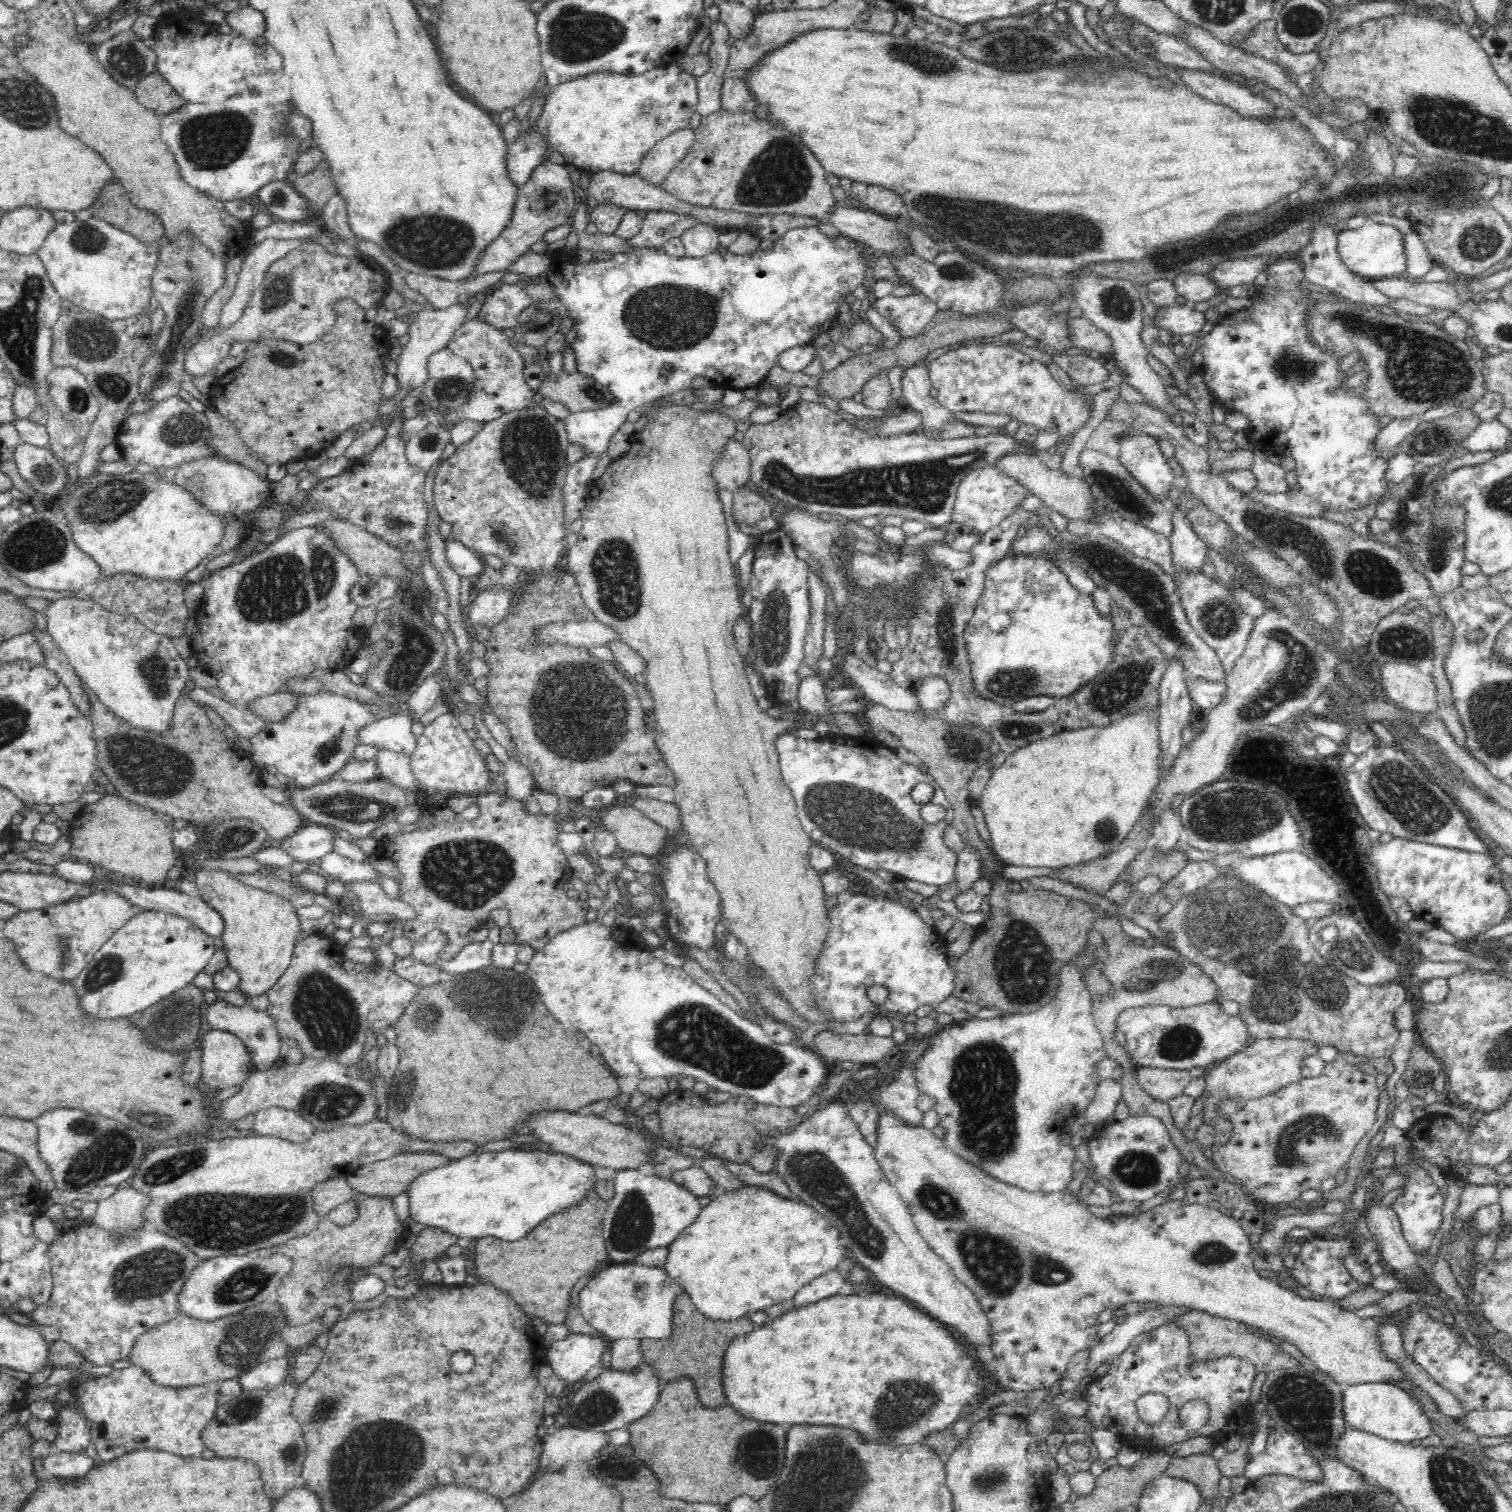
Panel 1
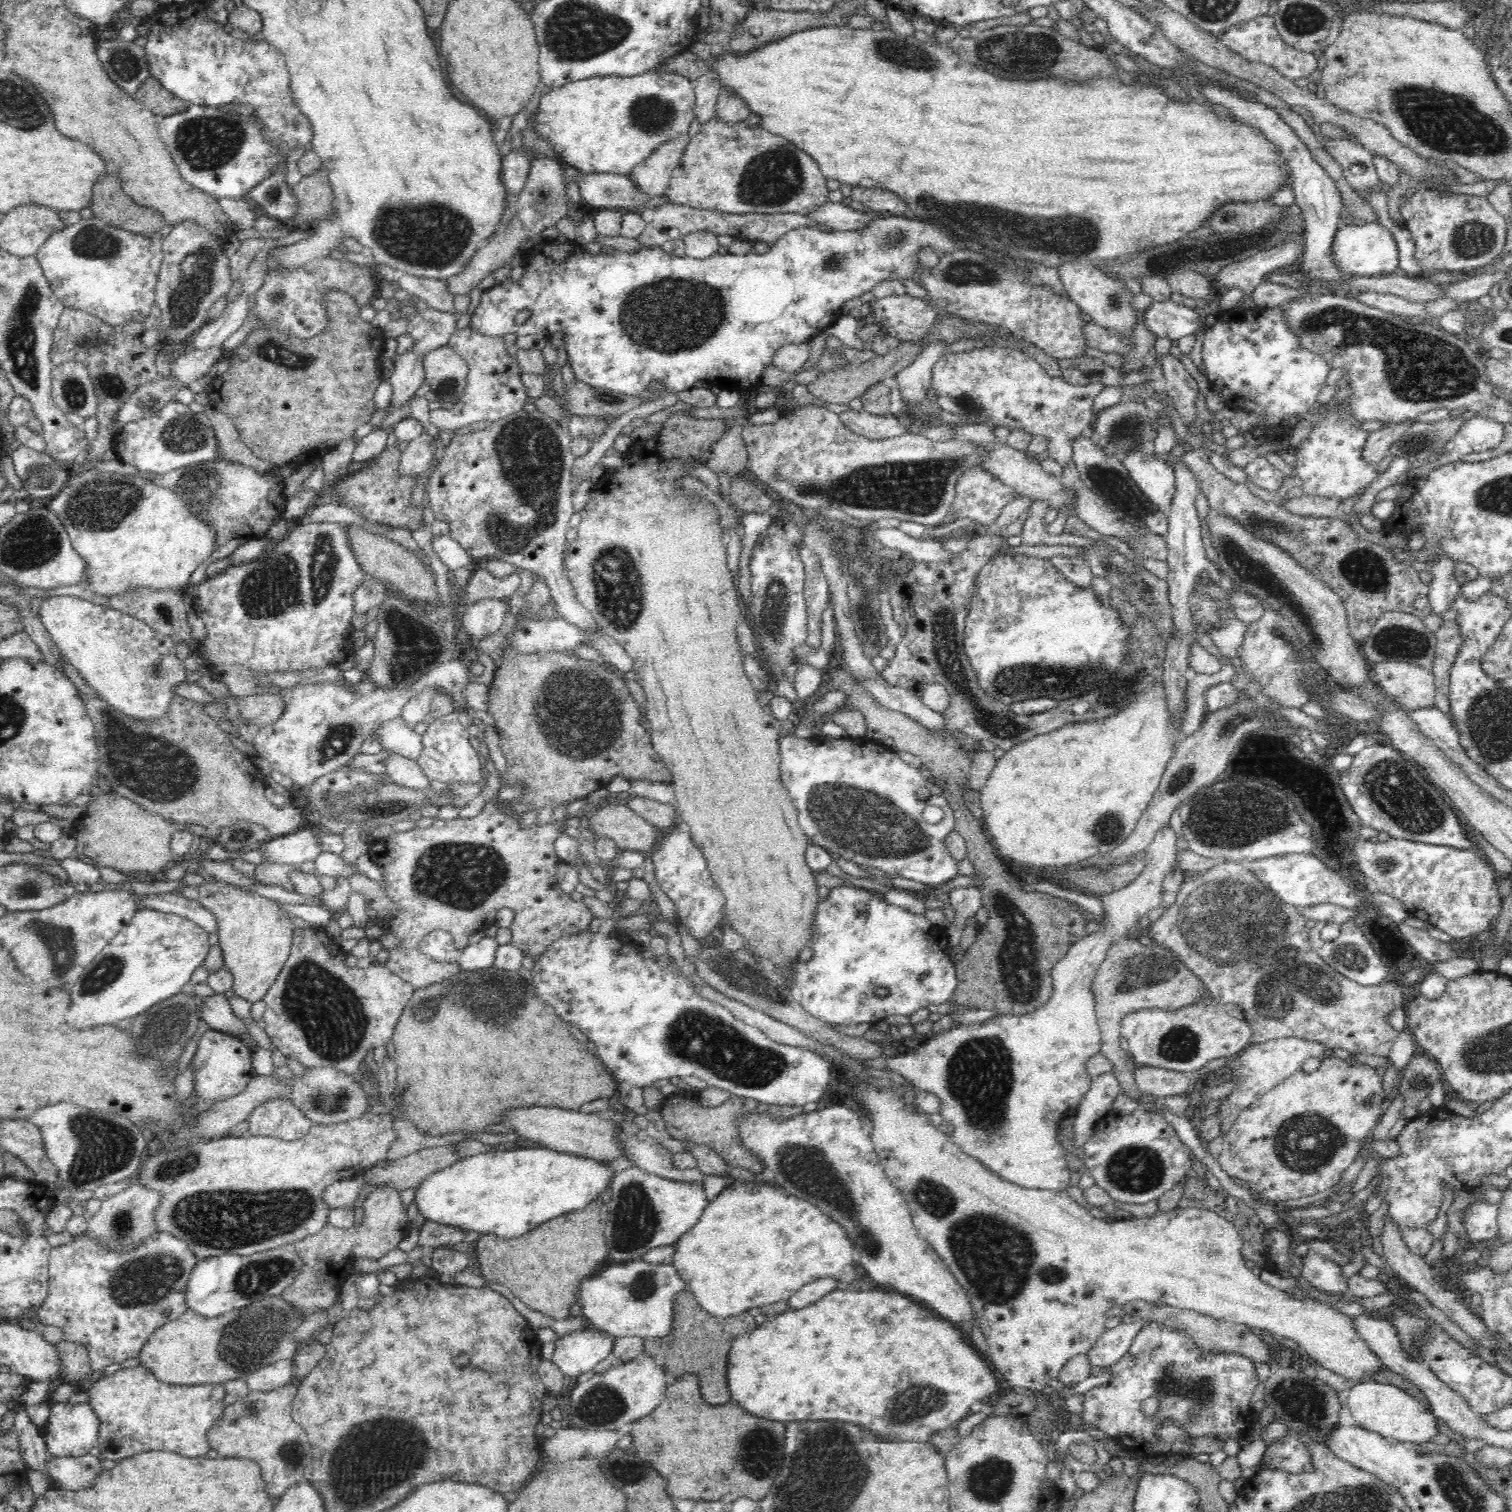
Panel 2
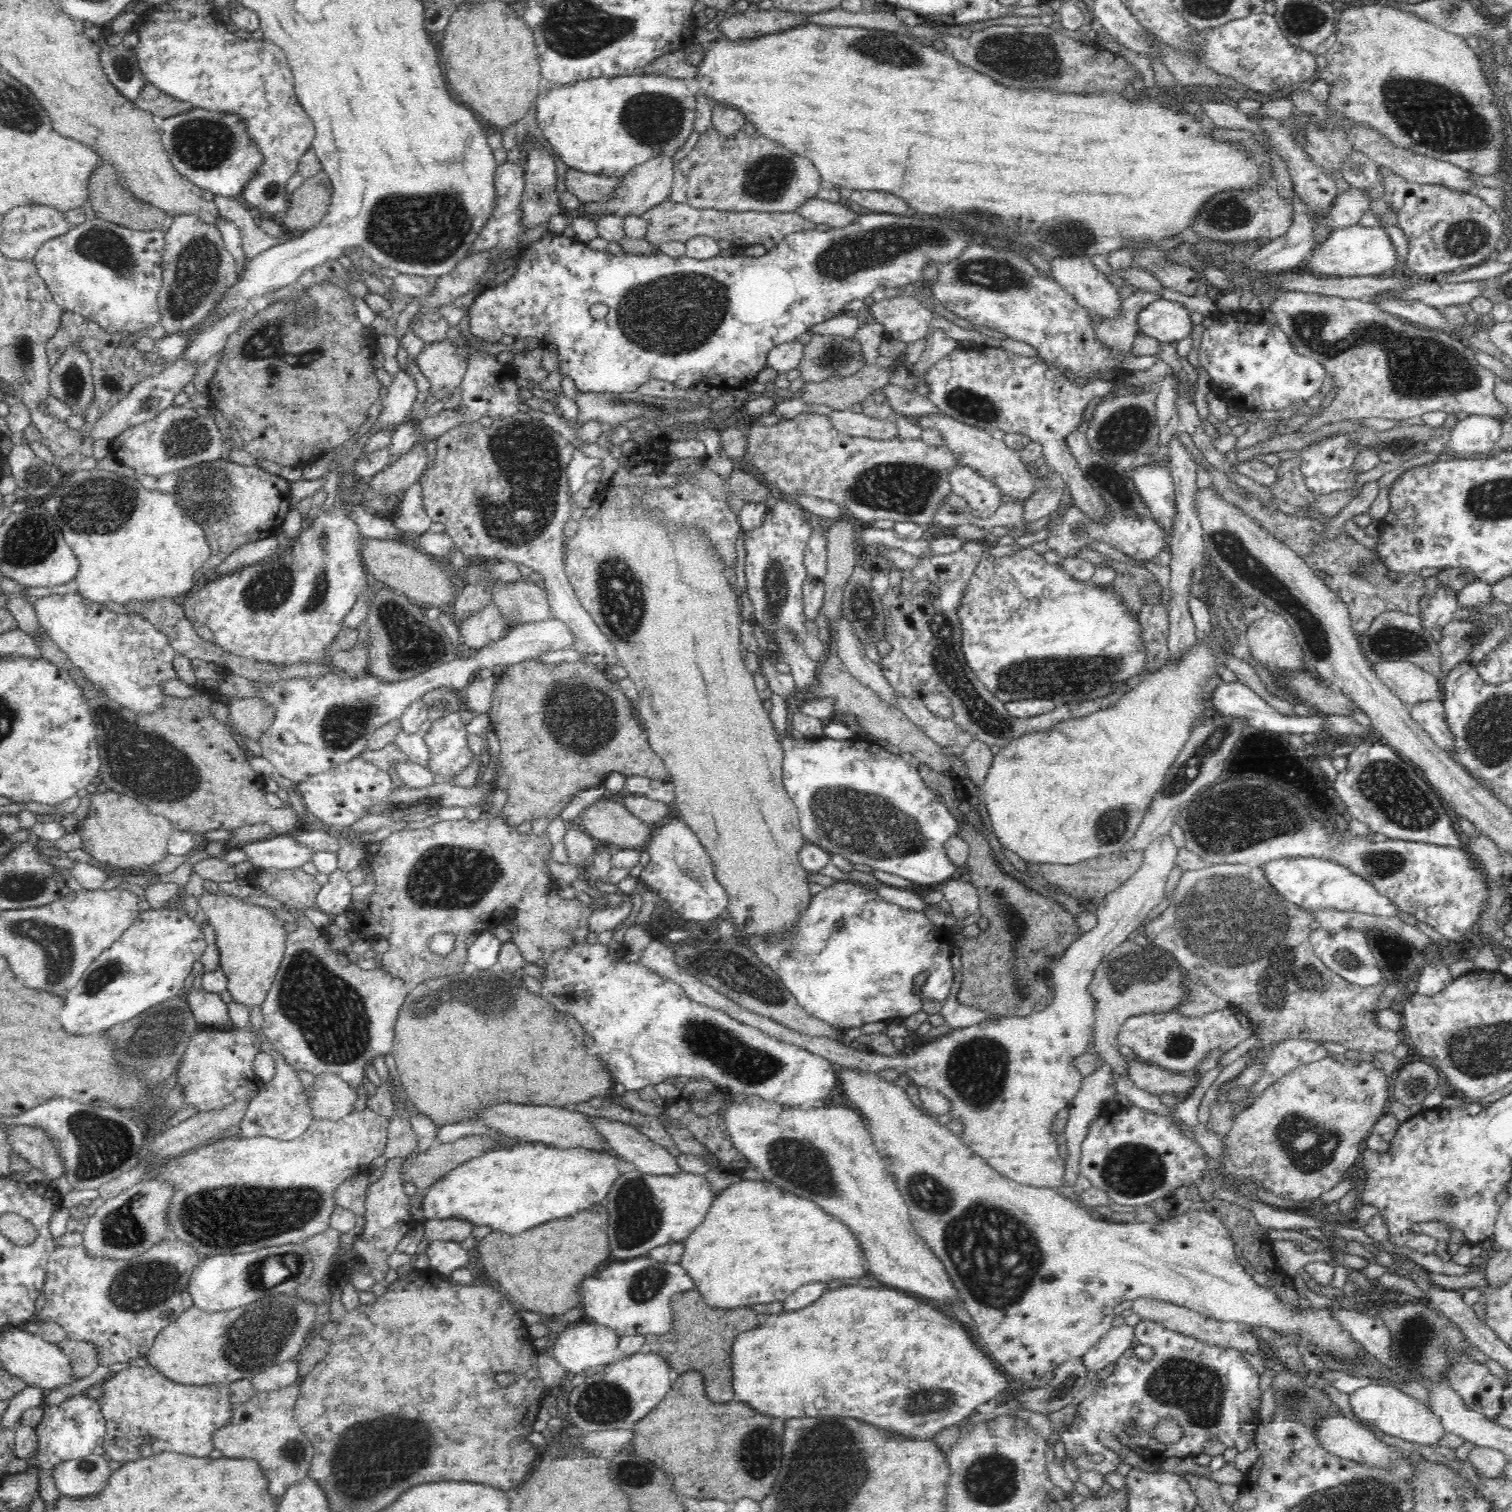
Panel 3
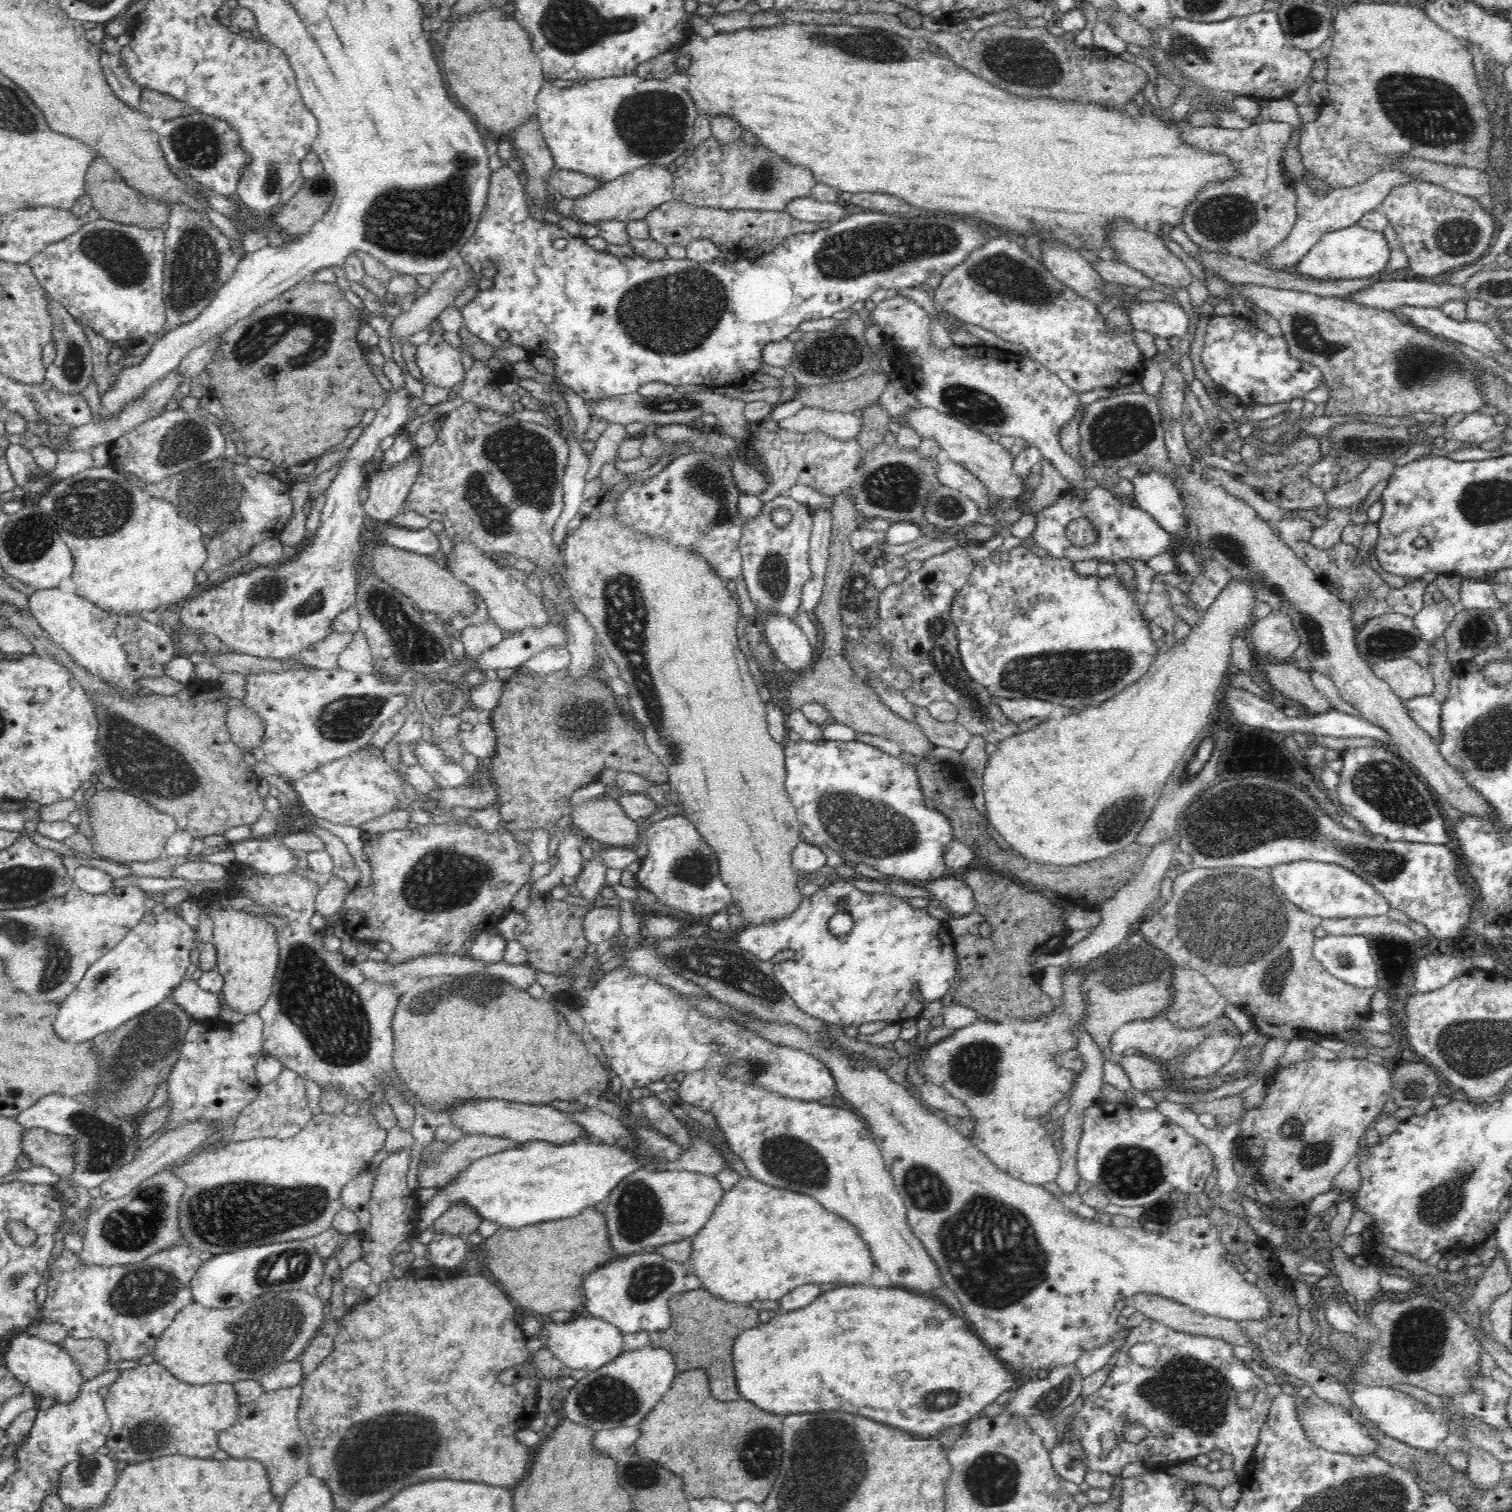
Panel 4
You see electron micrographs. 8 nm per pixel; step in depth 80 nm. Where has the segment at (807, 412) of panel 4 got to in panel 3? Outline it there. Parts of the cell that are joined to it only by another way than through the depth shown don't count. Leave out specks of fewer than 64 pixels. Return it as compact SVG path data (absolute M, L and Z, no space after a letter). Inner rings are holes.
M852 410L833 411L835 428L849 436L864 436L873 440L892 440L898 437L898 426L888 419L872 418Z

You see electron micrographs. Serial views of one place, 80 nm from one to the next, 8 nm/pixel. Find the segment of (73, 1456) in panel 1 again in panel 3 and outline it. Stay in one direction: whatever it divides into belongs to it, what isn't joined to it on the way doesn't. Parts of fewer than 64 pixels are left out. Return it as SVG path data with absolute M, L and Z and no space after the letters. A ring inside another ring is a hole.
M92 1453L84 1458L55 1464L51 1471L58 1492L71 1497L85 1497L100 1492L111 1471L108 1461L105 1455Z

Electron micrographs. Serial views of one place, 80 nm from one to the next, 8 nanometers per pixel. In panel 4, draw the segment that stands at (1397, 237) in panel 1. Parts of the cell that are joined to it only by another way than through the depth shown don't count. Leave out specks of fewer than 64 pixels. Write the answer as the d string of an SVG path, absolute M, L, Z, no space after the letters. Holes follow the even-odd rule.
M1354 225L1323 234L1308 254L1296 264L1296 271L1300 275L1317 279L1376 278L1388 266L1388 262L1390 262L1390 248L1384 233Z

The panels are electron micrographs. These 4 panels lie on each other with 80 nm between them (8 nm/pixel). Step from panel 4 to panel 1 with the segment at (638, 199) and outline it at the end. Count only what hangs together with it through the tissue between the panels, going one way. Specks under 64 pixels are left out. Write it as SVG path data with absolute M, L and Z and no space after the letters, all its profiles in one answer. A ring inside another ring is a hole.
M690 126L675 130L648 151L638 173L660 185L665 176L690 152L694 142L696 131Z

